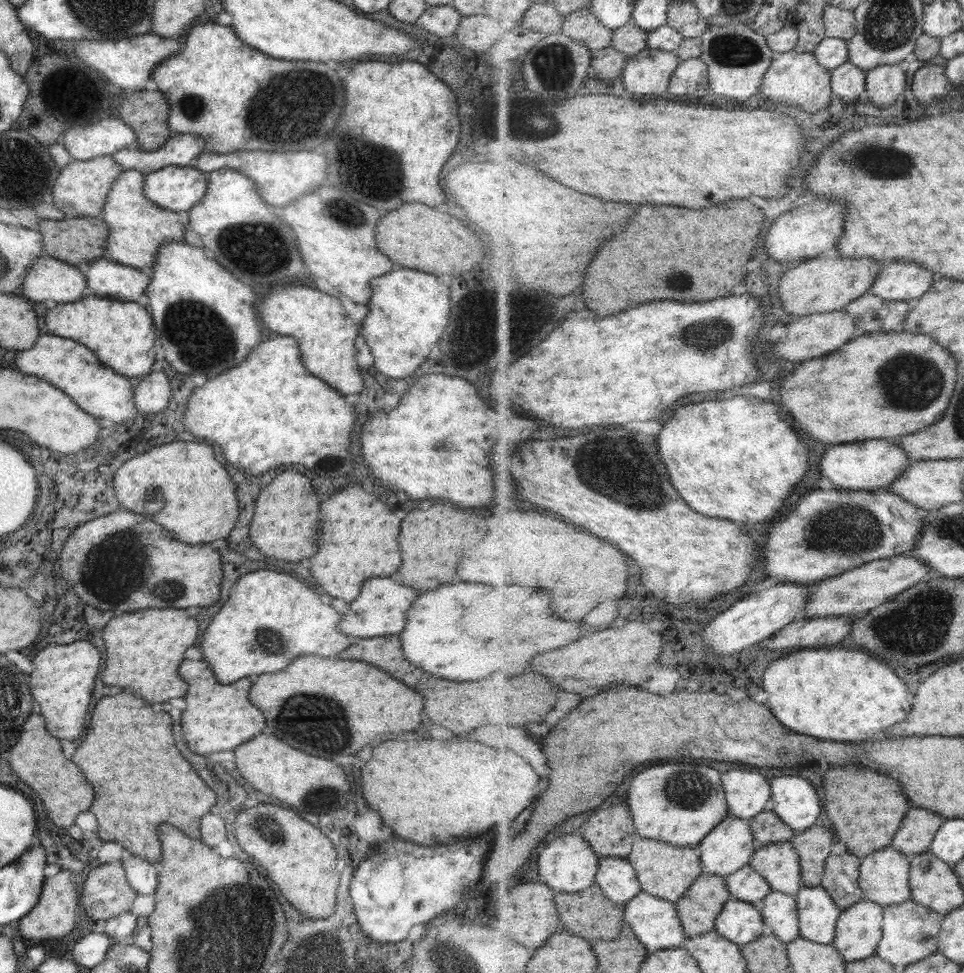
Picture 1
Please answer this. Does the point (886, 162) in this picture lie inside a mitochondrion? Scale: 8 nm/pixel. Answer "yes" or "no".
yes

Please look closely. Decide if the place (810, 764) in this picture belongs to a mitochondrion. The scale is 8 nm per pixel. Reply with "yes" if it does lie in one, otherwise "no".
no

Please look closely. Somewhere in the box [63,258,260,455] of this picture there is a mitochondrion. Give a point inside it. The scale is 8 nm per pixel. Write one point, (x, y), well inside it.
(201, 332)

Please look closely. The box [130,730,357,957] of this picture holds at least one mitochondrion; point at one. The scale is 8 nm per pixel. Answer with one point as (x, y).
(270, 829)

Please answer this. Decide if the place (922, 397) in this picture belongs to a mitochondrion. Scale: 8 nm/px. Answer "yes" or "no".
yes

